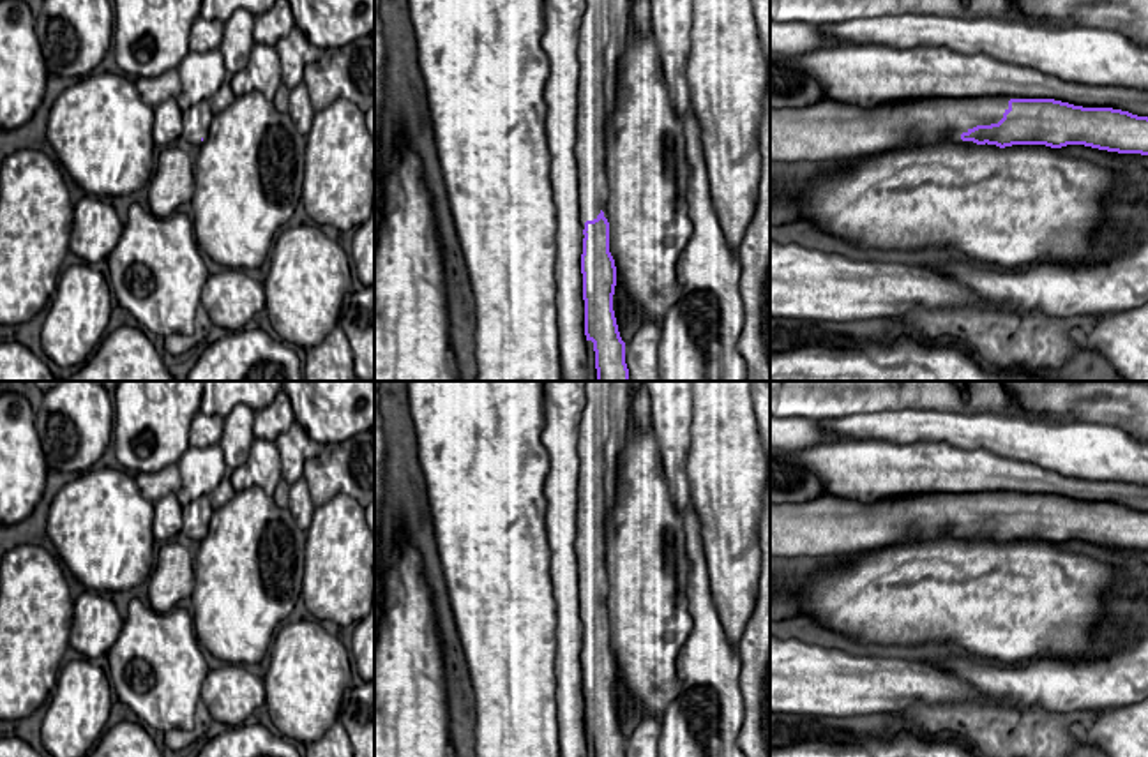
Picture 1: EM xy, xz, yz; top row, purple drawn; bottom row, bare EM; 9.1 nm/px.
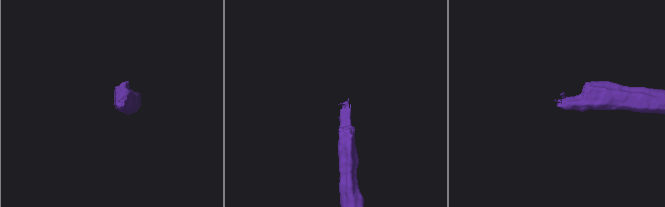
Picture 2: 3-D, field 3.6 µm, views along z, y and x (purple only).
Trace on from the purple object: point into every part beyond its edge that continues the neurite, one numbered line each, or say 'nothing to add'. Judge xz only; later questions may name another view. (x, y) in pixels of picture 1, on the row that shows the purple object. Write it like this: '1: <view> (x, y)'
1: xz (590, 120)

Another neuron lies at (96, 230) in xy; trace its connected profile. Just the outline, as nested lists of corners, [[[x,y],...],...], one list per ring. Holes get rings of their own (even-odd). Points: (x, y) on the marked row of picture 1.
[[[85,196],[74,206],[69,251],[88,263],[106,259],[120,240],[124,224],[113,205]]]

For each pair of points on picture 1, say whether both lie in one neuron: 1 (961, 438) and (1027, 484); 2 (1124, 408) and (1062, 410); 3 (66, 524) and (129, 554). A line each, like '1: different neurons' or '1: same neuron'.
1: different neurons
2: same neuron
3: same neuron

